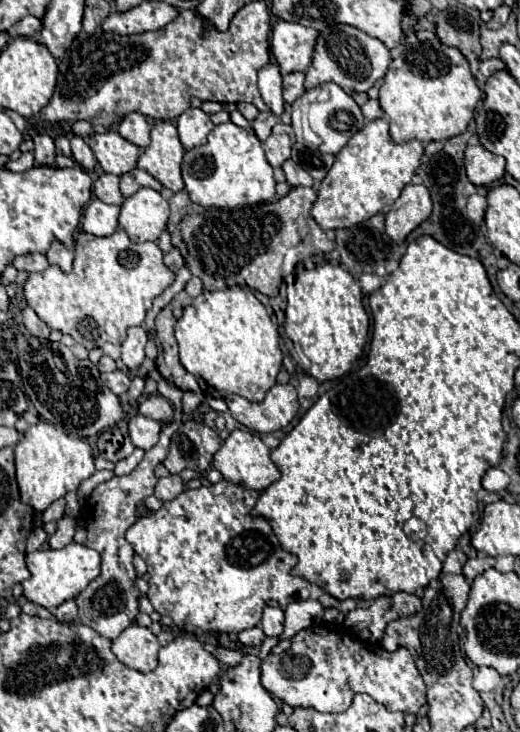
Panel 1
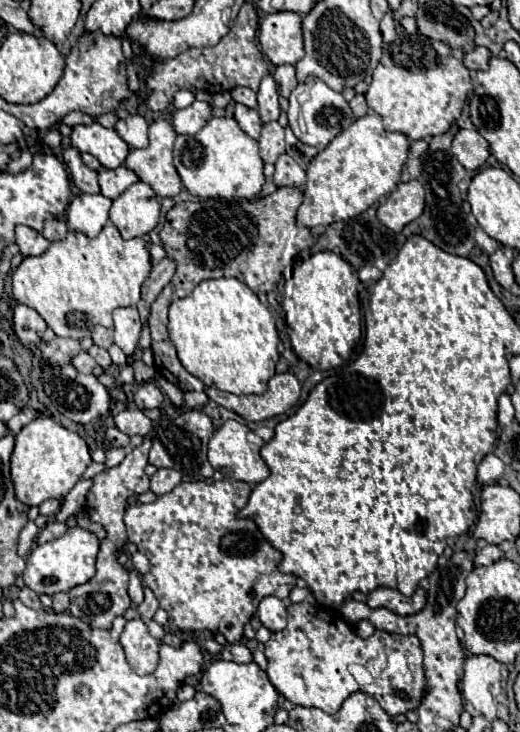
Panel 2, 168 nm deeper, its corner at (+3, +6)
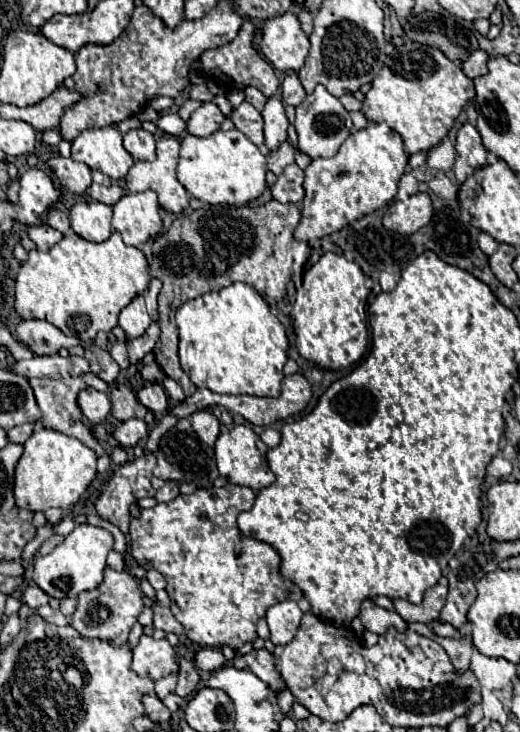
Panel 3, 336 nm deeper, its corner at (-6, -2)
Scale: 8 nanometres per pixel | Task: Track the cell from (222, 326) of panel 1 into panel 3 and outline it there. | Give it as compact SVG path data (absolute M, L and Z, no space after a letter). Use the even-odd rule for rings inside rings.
M233 282L219 292L203 294L185 302L175 314L178 328L178 354L181 368L197 388L209 388L217 394L257 394L277 398L281 394L283 366L287 362L287 335L285 326L271 314L267 302L259 292L243 282Z

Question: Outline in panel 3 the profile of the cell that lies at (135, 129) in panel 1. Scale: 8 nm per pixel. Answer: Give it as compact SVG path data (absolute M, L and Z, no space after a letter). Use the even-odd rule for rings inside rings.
M129 130L123 136L123 148L133 156L133 160L153 160L155 158L155 136L139 130Z

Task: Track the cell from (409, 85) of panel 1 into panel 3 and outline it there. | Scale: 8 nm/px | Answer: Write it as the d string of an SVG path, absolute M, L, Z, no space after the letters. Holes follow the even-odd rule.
M405 42L385 60L385 66L373 78L361 112L369 122L387 122L391 130L401 134L405 152L415 154L435 148L447 136L455 118L473 96L475 88L471 78L467 78L441 50L417 42Z

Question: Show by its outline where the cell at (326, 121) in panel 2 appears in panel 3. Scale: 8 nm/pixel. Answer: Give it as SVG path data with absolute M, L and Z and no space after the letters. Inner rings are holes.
M317 86L313 94L309 94L297 108L295 118L295 130L297 130L297 144L299 150L305 152L309 158L331 158L337 154L339 146L345 142L345 138L353 132L353 124L349 118L349 112L343 108L339 98L331 96L325 86Z

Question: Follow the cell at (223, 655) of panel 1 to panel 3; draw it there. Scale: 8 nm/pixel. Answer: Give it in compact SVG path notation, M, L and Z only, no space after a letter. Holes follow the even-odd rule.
M267 648L251 650L245 656L237 656L233 660L233 666L239 668L239 670L253 672L257 678L261 678L275 692L281 692L281 690L287 688L285 682L283 682L283 678L281 678L281 674L275 668L275 656Z

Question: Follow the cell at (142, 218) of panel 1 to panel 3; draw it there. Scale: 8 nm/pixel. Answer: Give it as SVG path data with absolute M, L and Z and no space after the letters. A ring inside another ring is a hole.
M153 190L125 194L117 204L113 204L111 226L129 246L143 244L149 238L157 236L163 228L157 194Z

